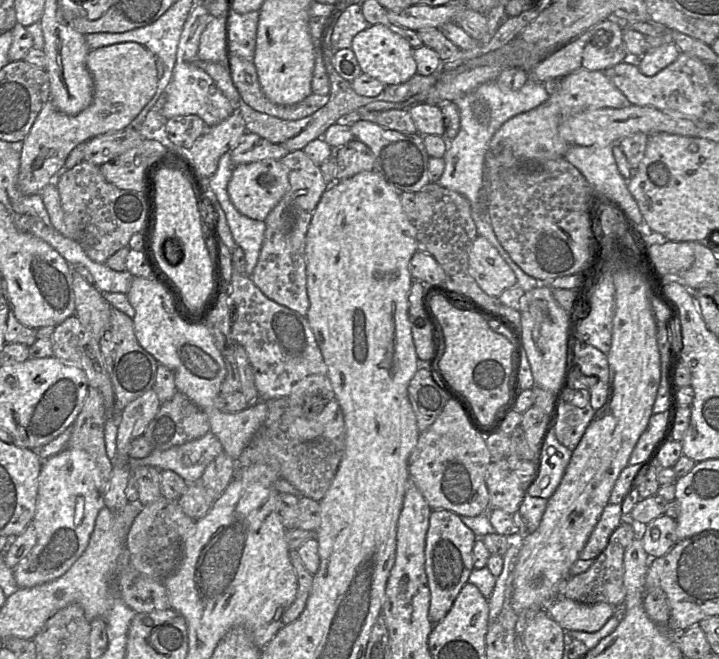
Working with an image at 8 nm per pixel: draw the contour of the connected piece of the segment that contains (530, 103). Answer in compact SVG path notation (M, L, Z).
M494 80L480 85L473 92L456 99L454 103L460 113L460 130L455 138L448 141L448 149L443 157L445 169L437 182L440 186L455 191L469 200L471 216L478 235L485 237L498 250L502 258L514 271L517 285L525 292L538 287L541 282L525 273L513 261L493 231L487 205L482 196L482 188L485 186L484 160L491 138L506 121L538 107L547 101L549 96L543 83L536 80L527 80L524 86L516 91L503 91L498 86L497 81Z

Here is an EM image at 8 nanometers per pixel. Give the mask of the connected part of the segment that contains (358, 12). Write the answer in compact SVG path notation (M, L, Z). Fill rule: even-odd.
M351 4L341 14L334 26L331 43L336 52L351 48L354 36L369 28L371 24L365 19L361 4Z

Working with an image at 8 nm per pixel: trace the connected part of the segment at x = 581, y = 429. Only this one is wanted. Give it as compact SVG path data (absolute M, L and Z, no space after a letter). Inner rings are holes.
M588 388L574 389L574 394L570 396L568 391L563 391L554 426L558 441L573 451L578 446L594 414L595 410L590 404Z

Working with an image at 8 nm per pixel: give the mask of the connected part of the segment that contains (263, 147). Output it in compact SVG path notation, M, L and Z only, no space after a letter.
M246 132L239 144L230 151L234 166L252 162L275 159L281 160L289 152L281 144L272 143L261 136Z

